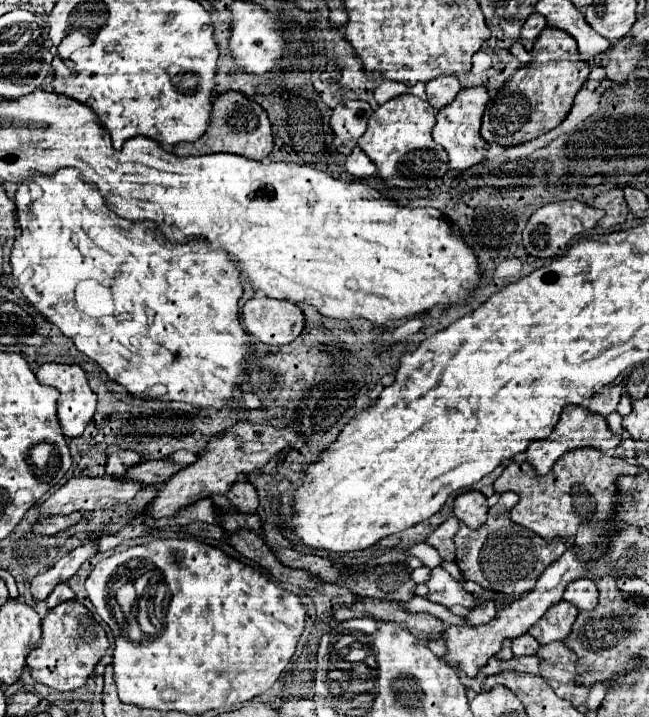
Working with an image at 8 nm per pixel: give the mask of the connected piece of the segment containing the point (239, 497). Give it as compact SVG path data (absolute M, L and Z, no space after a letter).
M236 481L228 493L212 495L212 499L222 509L234 507L242 513L254 513L258 507L258 493L248 481Z

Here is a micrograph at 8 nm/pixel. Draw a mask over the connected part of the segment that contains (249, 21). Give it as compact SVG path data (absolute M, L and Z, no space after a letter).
M234 1L232 19L234 21L232 21L230 51L234 61L252 75L268 73L276 65L276 59L282 57L282 47L284 47L284 33L282 33L282 23L278 21L278 13L264 11L256 3Z

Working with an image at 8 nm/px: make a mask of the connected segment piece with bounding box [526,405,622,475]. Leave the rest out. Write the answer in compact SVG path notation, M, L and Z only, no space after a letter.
M568 405L568 407L564 407L564 411L560 415L560 421L554 427L554 431L550 433L550 437L544 439L544 441L532 441L526 453L528 453L528 461L532 463L536 473L544 475L552 469L552 465L566 451L572 451L572 449L578 449L578 447L596 447L596 449L608 451L608 449L616 449L620 445L620 441L622 441L622 435L612 433L604 417L600 417L596 413L590 413L588 409L584 409L580 405Z

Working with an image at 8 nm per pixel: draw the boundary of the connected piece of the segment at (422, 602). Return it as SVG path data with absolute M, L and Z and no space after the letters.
M412 597L410 601L406 601L406 603L402 603L406 609L410 609L412 613L430 613L430 615L434 615L434 617L438 617L438 619L442 619L444 623L448 623L448 625L464 625L466 621L464 621L464 617L456 617L456 615L452 615L446 607L442 607L442 605L438 605L438 603L432 603L432 601L428 601L428 599L424 599L424 597Z

